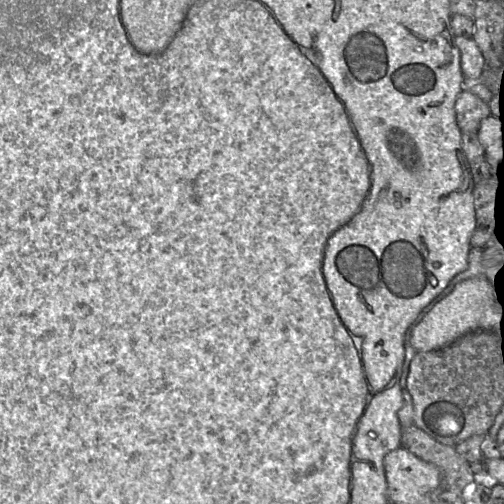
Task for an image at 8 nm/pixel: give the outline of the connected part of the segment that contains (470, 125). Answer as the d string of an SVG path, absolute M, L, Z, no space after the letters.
M463 90L455 104L456 118L462 133L468 133L476 127L483 127L483 121L492 105L474 94Z

